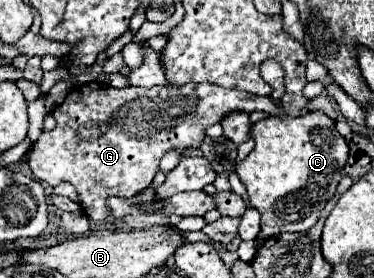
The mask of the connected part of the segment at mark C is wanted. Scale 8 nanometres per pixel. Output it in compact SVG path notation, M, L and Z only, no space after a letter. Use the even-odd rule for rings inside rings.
M305 112L297 118L287 114L269 116L253 124L251 136L255 138L255 148L245 160L237 164L235 170L249 192L251 204L261 212L261 234L257 244L263 244L273 234L309 230L311 226L317 224L325 204L335 196L337 184L343 176L343 166L347 164L347 156L349 156L345 138L335 130L335 120L331 120L323 112ZM289 194L291 194L291 202L281 202Z

